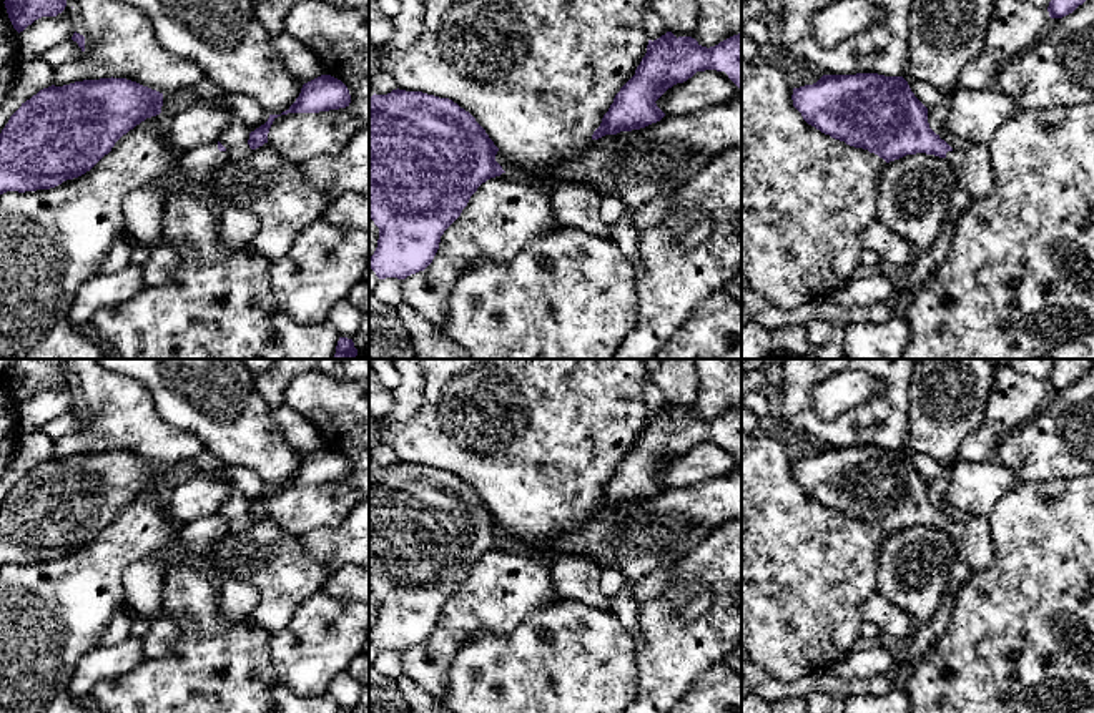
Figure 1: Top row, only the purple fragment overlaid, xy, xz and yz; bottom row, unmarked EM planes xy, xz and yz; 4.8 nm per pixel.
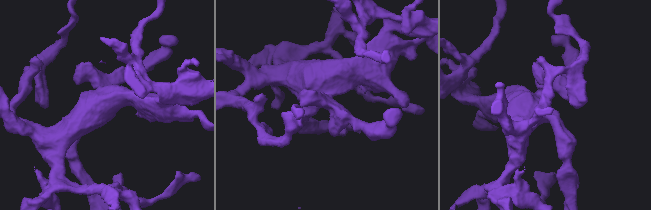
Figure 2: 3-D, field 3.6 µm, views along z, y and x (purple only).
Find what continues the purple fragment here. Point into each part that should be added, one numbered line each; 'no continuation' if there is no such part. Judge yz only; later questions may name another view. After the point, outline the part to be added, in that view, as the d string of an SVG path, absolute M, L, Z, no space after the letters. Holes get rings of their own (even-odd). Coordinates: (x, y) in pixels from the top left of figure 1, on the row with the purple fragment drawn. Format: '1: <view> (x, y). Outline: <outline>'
1: yz (973, 168). Outline: M973 145L969 151L948 151L946 161L954 168L956 184L974 199L994 189L994 175L986 145Z

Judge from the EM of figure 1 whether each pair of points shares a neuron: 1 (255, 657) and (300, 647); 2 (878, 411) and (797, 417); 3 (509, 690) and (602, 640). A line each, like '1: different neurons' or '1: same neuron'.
1: different neurons
2: same neuron
3: same neuron

